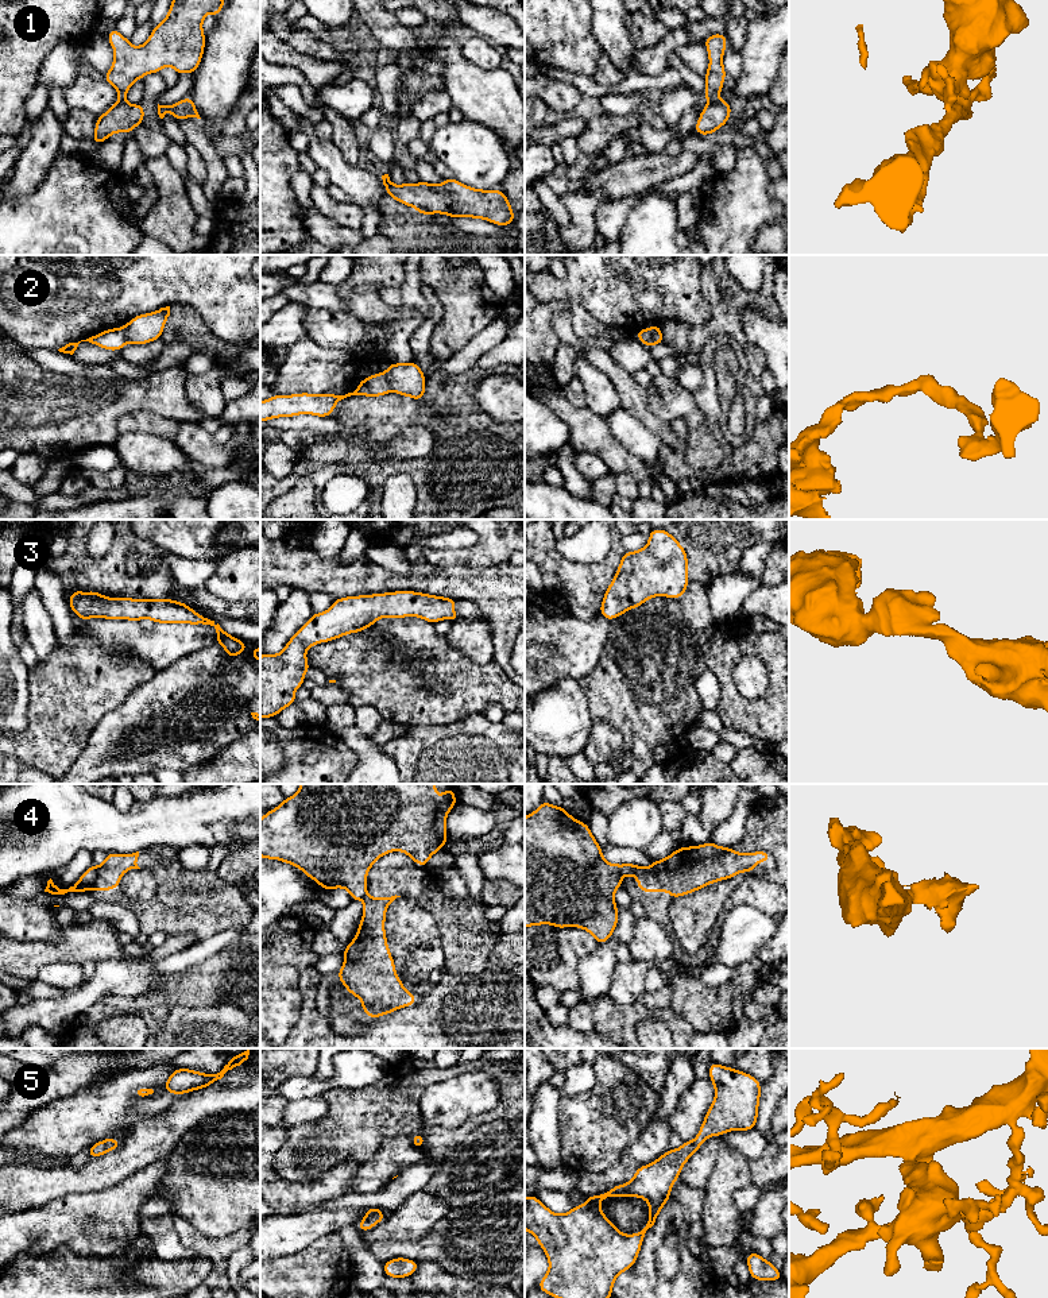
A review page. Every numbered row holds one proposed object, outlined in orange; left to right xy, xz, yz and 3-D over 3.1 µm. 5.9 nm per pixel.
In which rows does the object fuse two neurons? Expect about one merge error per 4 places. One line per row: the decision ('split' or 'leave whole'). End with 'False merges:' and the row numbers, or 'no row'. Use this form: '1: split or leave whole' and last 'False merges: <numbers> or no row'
1: split
2: split
3: leave whole
4: split
5: leave whole
False merges: 1, 2, 4

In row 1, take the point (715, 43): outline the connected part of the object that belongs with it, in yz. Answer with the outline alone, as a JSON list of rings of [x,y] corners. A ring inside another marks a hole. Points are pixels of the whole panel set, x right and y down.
[[[712,34],[704,42],[708,51],[709,65],[704,74],[707,85],[703,96],[708,101],[718,100],[718,94],[723,90],[726,78],[726,69],[723,66],[723,54],[727,46],[727,36],[724,34]]]

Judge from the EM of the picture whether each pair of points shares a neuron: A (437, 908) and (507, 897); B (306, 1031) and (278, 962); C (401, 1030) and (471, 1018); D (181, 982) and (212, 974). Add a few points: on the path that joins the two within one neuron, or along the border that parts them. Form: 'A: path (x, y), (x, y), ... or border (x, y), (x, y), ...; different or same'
A: border (483, 901), (487, 906); different
B: border (300, 986), (301, 1018), (289, 1034); different
C: path (418, 1030), (453, 1030); same
D: path (189, 982), (204, 982); same

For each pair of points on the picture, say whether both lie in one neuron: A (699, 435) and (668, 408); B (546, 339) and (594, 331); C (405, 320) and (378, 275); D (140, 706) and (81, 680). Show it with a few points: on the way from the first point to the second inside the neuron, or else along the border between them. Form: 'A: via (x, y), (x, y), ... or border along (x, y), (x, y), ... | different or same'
A: via (696, 425), (677, 408) | same
B: via (545, 321), (555, 306), (571, 306), (577, 313) | same
C: via (391, 317), (371, 298), (371, 289) | same
D: border along (150, 680), (139, 684), (120, 704), (100, 719) | different

